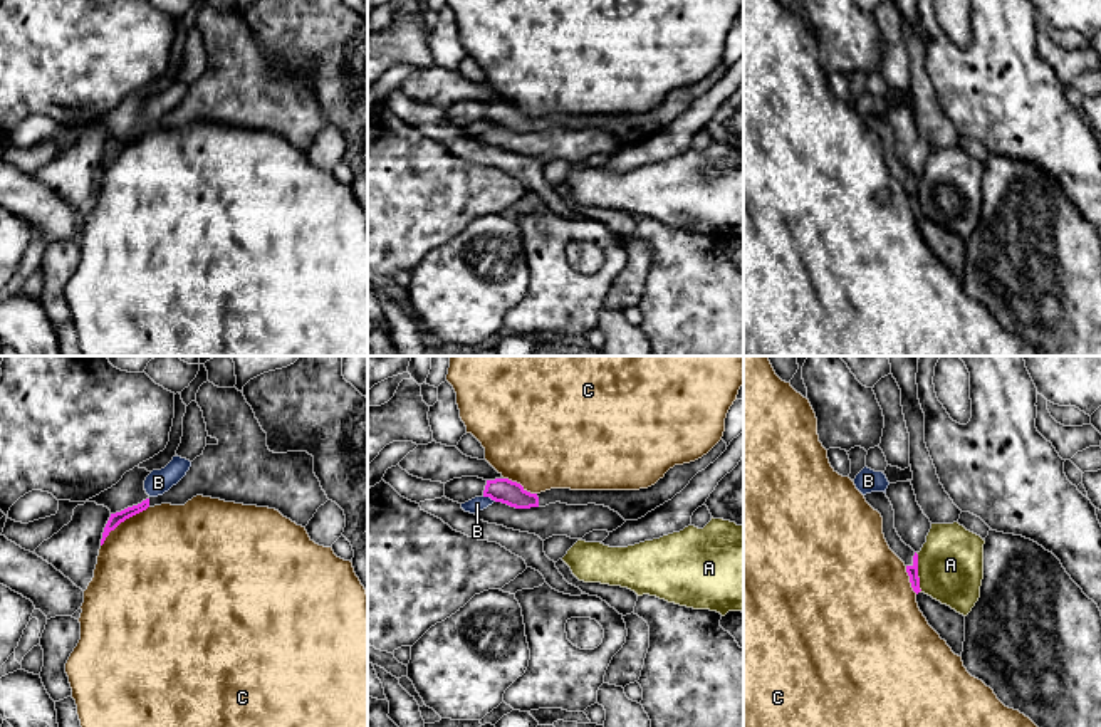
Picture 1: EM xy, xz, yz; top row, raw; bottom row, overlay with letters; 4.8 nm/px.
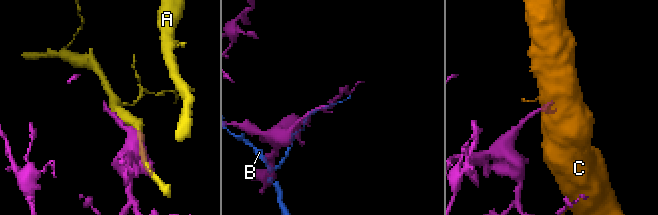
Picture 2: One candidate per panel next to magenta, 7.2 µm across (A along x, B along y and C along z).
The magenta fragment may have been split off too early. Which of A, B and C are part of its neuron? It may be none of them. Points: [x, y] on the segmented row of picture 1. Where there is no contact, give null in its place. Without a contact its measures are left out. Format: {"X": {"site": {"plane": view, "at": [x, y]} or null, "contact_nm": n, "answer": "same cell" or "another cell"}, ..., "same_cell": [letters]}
{"A": {"site": {"plane": "yz", "at": [917, 573]}, "contact_nm": 190, "answer": "another cell"}, "B": {"site": {"plane": "xz", "at": [489, 496]}, "contact_nm": 80, "answer": "another cell"}, "C": {"site": {"plane": "xy", "at": [121, 521]}, "contact_nm": 300, "answer": "another cell"}, "same_cell": []}

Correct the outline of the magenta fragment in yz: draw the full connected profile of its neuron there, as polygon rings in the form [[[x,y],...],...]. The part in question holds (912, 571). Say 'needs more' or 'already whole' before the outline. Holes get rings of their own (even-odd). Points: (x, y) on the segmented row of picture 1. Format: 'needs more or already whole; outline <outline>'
needs more; outline [[[871,492],[864,495],[866,502],[881,514],[883,517],[883,534],[890,549],[905,562],[906,573],[913,591],[918,594],[920,578],[918,578],[918,554],[906,546],[895,529],[895,510],[884,492]]]

